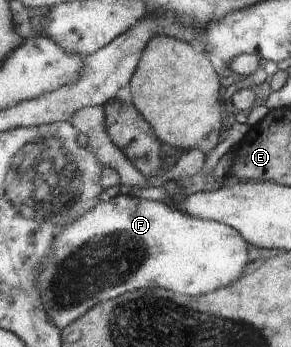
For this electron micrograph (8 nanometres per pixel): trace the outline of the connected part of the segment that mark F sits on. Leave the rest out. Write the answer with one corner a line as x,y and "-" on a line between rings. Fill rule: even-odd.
111,193
107,200
100,200
89,213
69,223
59,233
53,255
42,266
37,279
45,311
61,331
78,321
99,303
109,302
123,293
143,288
162,288
179,295
197,297
239,282
247,270
247,243
229,225
181,213
163,205
161,201
141,199
135,195

